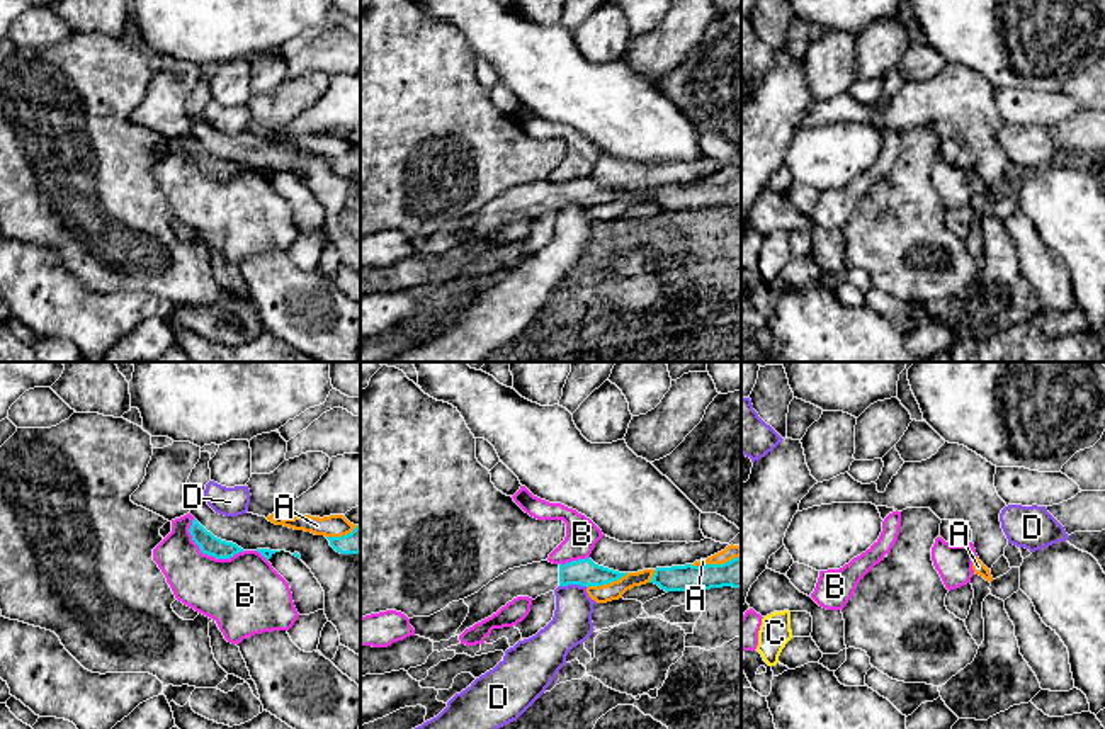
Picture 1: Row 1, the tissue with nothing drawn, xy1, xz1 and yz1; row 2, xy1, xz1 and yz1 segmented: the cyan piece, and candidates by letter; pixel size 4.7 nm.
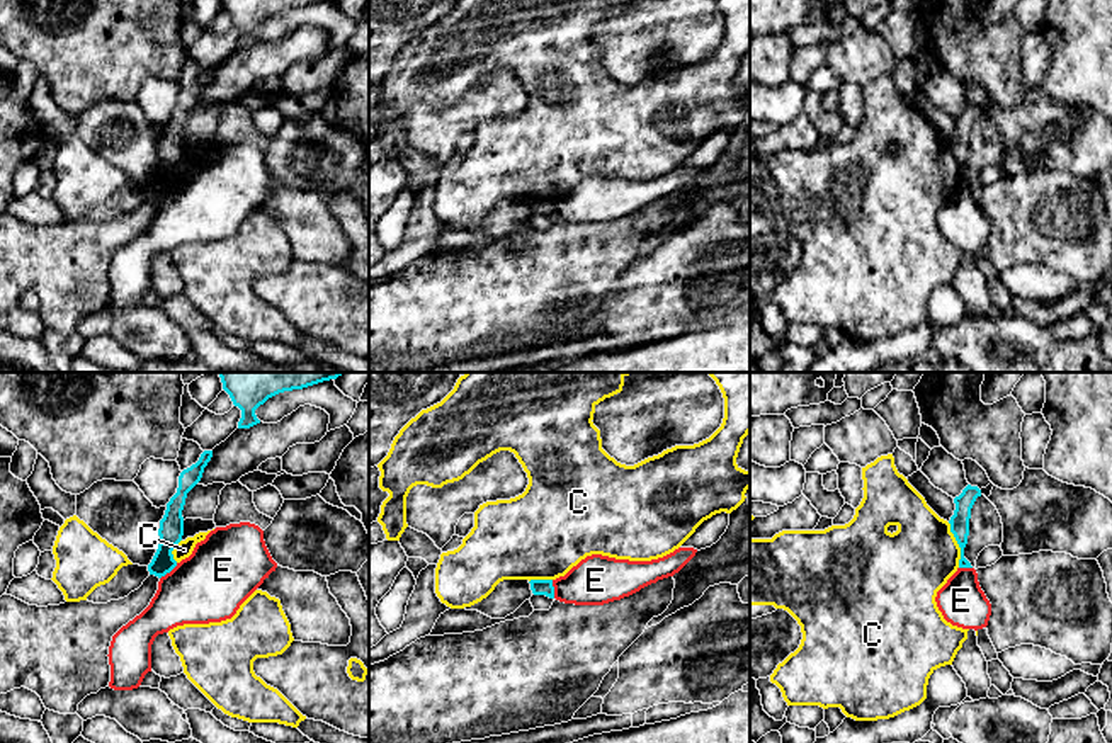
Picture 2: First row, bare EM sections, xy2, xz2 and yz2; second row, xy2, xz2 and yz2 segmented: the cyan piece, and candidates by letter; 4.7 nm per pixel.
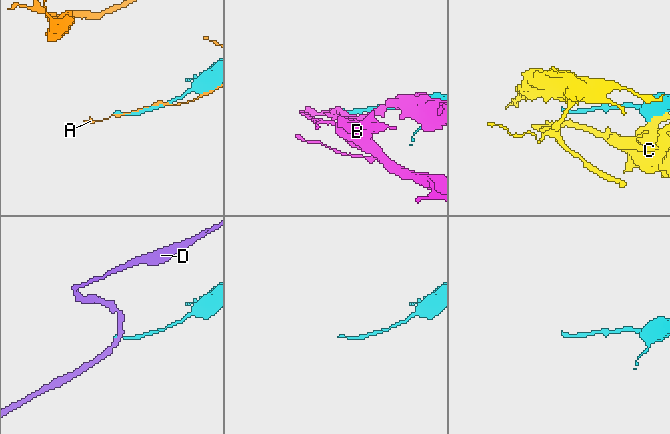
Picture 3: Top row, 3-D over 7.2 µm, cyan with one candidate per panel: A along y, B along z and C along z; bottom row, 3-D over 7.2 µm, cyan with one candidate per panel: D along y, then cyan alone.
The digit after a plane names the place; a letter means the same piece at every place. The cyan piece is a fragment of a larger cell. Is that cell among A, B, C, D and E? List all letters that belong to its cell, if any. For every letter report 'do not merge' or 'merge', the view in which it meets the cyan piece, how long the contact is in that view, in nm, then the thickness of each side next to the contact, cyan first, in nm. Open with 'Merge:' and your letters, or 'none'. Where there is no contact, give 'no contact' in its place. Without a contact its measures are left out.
Merge: none
A: do not merge; meets cyan in xz1; contact 220 nm long; 130 nm thick on the cyan side, 90 nm on the other
B: do not merge; meets cyan in xy1; contact 300 nm long; 90 nm thick on the cyan side, 360 nm on the other
C: do not merge; meets cyan in yz2; contact 220 nm long; 100 nm thick on the cyan side, 360 nm on the other
D: do not merge; meets cyan in xz1; contact 140 nm long; 130 nm thick on the cyan side, 190 nm on the other
E: do not merge; meets cyan in xy2; contact 120 nm long; 120 nm thick on the cyan side, 340 nm on the other

